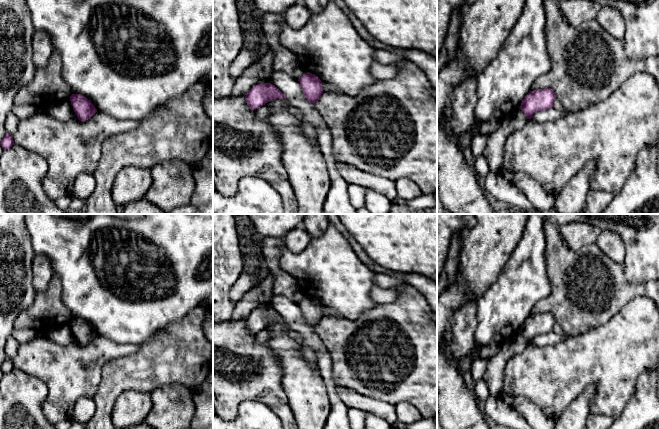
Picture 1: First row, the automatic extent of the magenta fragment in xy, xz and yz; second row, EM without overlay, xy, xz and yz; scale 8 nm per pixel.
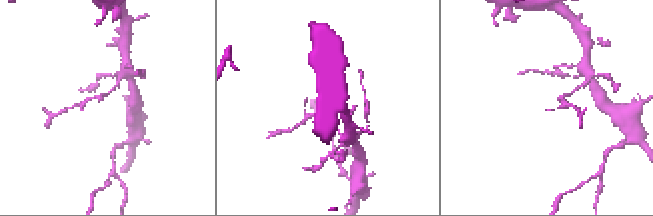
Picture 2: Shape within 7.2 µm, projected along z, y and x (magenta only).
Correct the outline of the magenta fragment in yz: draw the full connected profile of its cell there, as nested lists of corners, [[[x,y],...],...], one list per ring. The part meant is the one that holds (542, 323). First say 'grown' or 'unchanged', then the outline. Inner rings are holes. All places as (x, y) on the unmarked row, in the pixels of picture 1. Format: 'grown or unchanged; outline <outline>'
unchanged; outline [[[550,312],[533,314],[524,321],[520,332],[525,337],[527,343],[531,343],[535,336],[553,331],[555,324],[556,319]]]

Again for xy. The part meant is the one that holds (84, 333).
unchanged; outline [[[72,318],[70,325],[75,338],[81,345],[88,344],[97,336],[95,330],[81,318]]]

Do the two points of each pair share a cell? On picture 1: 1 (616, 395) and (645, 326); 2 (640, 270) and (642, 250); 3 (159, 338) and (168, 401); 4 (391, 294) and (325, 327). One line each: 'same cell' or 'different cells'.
1: same cell
2: same cell
3: different cells
4: different cells

